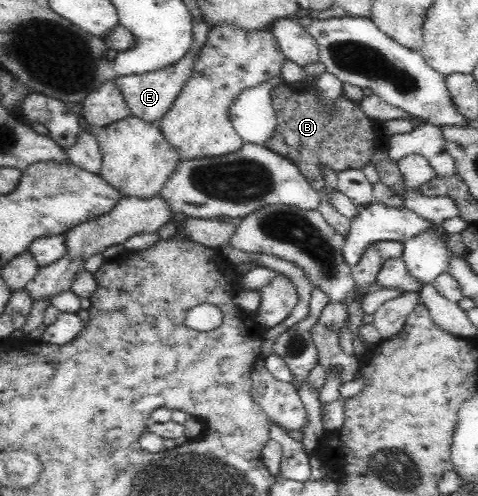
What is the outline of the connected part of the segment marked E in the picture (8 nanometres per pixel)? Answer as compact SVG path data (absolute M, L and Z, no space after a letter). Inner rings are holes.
M205 21L191 23L191 47L187 49L187 53L177 59L173 65L149 71L144 75L131 75L125 77L117 76L115 79L116 86L121 90L127 105L129 106L131 115L139 117L147 122L159 122L159 120L171 109L173 102L177 99L179 92L183 86L187 84L188 78L192 75L193 63L197 57L197 53L207 35L207 23Z

